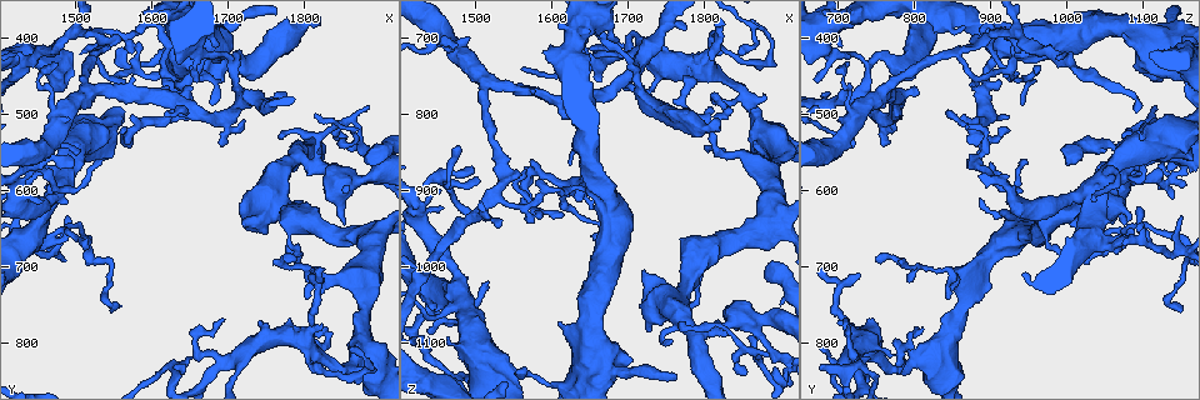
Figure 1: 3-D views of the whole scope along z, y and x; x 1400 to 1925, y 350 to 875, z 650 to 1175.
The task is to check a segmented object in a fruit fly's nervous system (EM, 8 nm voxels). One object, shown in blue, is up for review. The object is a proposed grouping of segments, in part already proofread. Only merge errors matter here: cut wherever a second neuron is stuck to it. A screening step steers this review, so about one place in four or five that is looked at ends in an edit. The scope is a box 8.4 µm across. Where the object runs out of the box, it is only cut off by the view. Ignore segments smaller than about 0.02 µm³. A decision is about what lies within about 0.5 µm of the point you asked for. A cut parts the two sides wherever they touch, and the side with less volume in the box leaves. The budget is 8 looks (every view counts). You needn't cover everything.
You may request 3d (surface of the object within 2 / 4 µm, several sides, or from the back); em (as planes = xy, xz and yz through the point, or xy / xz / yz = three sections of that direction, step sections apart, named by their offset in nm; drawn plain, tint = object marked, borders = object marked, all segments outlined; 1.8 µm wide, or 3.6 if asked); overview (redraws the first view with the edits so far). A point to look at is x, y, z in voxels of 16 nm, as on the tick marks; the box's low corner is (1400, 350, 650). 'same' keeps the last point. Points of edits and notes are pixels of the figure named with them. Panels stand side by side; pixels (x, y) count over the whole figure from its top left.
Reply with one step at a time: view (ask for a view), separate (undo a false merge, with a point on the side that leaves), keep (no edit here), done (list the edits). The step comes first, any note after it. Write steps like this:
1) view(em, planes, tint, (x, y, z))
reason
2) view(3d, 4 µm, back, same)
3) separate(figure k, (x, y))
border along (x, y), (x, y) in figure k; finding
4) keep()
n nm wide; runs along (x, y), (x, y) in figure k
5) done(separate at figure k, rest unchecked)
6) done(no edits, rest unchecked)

view(em, 3.6 µm, planes, tint, (1800, 795, 735))
abrupt turn

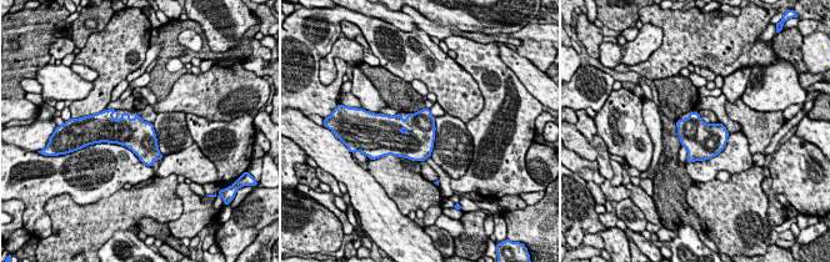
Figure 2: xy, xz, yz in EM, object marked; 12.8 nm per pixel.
keep()
one neuron here

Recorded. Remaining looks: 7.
view(3d, 4 µm, (1450, 655, 1035))
abrupt turn

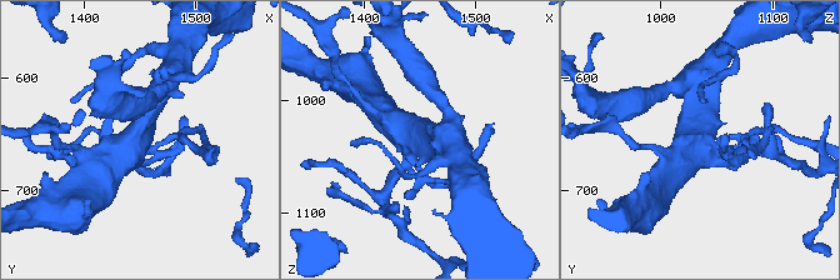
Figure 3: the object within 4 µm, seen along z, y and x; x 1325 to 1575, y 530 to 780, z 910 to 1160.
view(em, 3.6 µm, xy, step 4, tint, (1444, 660, 1038))
need the tissue

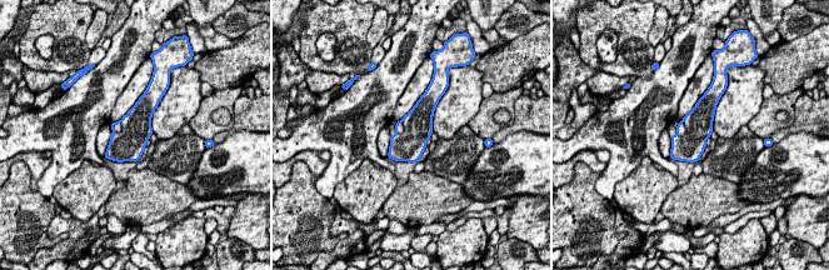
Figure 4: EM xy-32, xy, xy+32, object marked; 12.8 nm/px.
separate(figure 4, (680, 128))
440 nm wide; border along (682, 121), (685, 131), (680, 136) in figure 4; two neurons meet here

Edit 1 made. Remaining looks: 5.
view(overview)
see it whole again

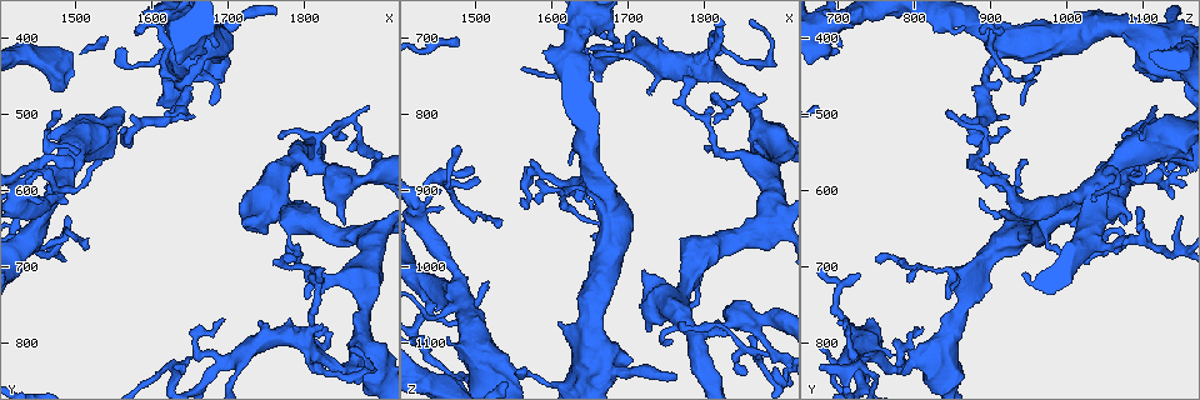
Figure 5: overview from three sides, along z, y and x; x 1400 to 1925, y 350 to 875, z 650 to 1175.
view(em, 3.6 µm, planes, tint, (1665, 390, 905))
thick turns thin

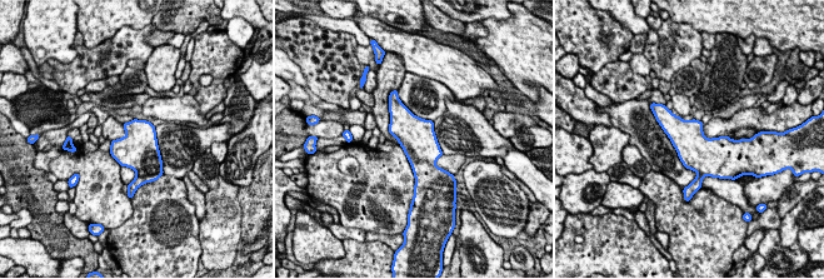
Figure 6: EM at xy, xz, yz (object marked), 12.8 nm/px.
keep()
continuous, no second neuron

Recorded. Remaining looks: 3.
done(separate at figure 4, rest unchecked)

